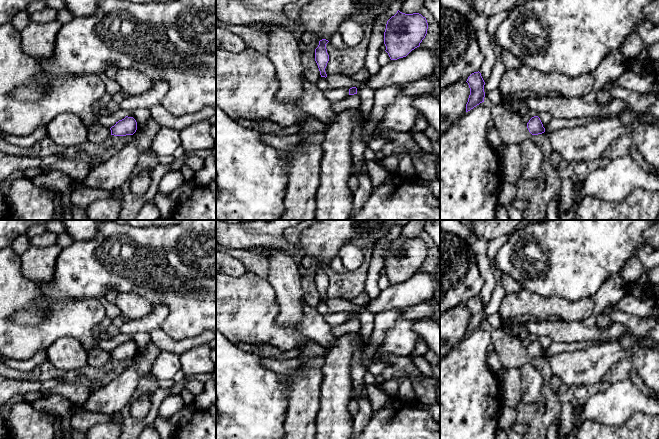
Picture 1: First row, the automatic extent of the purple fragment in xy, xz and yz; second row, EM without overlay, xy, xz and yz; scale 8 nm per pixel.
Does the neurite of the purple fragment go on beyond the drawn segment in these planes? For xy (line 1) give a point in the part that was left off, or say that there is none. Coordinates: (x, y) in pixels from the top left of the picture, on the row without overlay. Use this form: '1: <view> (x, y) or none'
1: none

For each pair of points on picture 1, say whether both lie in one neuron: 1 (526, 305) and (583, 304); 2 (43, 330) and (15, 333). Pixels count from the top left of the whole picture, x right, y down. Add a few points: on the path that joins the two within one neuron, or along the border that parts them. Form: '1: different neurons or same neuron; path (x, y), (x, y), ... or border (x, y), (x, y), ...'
1: same neuron; path (540, 306), (569, 306)
2: same neuron; path (36, 333), (22, 333)

